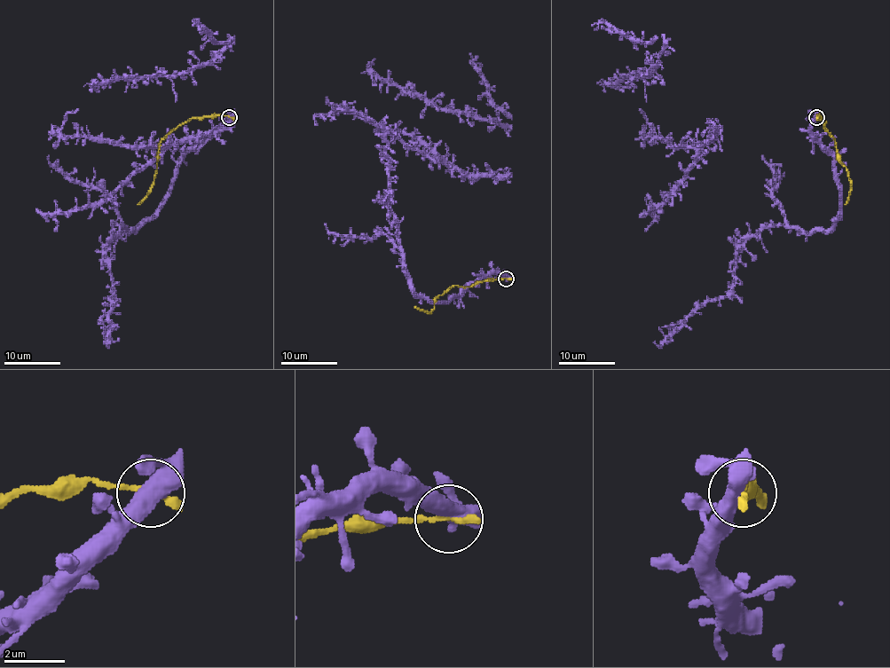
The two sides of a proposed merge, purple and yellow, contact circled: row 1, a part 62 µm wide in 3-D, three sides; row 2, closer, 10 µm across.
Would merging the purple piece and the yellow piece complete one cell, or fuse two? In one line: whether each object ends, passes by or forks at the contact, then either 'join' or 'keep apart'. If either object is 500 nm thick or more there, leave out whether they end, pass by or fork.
join

